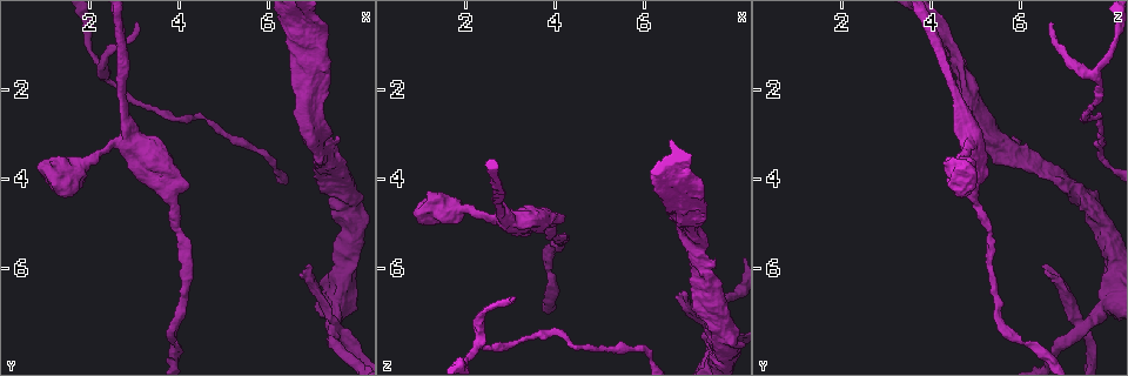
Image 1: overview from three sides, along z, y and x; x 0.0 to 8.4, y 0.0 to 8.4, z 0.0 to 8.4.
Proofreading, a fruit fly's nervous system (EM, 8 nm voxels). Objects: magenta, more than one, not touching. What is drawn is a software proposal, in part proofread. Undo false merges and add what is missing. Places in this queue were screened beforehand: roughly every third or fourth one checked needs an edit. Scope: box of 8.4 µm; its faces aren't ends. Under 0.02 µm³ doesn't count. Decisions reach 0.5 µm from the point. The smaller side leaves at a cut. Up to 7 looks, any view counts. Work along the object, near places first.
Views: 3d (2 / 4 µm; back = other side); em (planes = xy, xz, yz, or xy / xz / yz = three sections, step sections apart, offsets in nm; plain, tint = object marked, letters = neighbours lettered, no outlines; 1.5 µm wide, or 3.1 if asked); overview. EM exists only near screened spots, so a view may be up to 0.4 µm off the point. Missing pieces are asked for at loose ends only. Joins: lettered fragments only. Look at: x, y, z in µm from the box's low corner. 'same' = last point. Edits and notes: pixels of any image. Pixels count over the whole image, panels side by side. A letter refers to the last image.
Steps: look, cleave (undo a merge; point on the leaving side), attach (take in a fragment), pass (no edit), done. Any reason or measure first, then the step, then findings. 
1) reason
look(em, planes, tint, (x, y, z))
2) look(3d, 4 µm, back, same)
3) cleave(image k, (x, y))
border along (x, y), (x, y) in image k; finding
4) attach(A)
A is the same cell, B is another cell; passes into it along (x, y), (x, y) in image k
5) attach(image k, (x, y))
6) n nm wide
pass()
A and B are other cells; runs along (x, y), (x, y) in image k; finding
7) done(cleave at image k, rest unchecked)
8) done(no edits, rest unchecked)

a fork
look(em, planes, tint, (2.30, 1.70, 7.65))

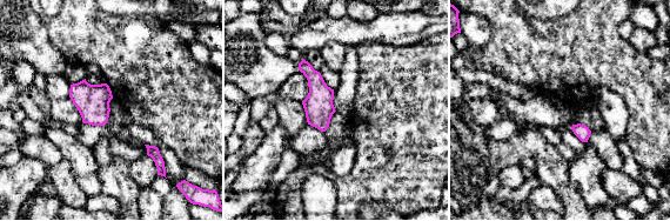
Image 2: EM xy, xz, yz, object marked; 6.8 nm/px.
what lies round it
look(em, planes, letters, same)

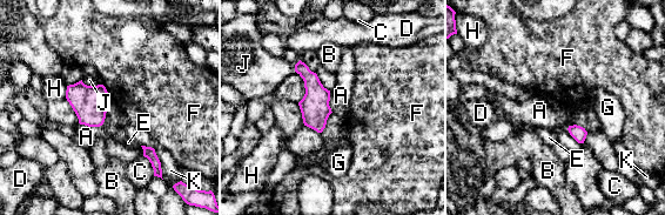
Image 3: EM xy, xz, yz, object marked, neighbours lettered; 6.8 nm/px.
200 nm wide
pass()
A, B, C, D, E, F, G, H, J and K are other cells; all the same neuron

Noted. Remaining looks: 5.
stops while still wide
look(3d, 4 µm, (7.10, 4.10, 6.75))

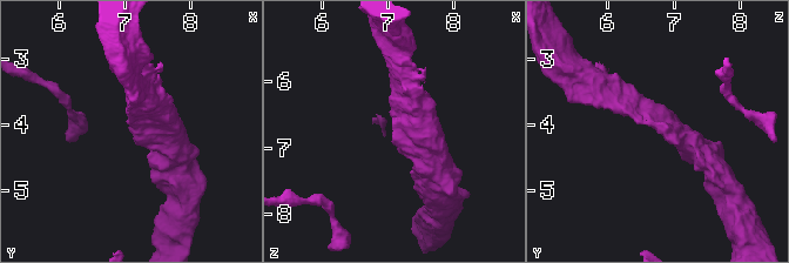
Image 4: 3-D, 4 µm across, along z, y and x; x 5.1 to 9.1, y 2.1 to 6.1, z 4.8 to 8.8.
look(em, planes, tint, (7.10, 4.05, 6.80))

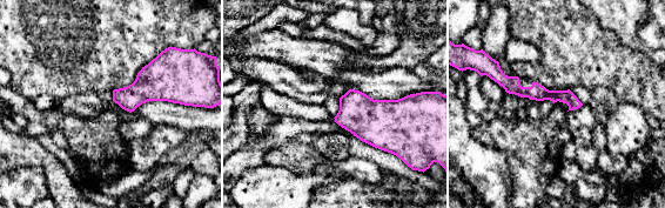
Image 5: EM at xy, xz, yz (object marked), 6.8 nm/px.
what lies round it
look(em, planes, letters, same)

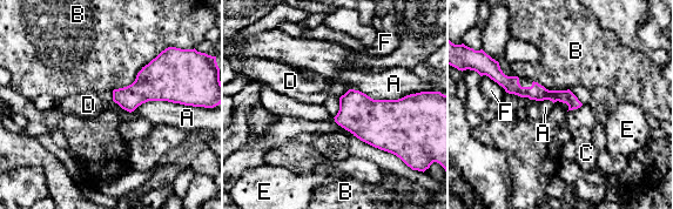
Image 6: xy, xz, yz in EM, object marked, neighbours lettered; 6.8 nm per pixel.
pass()
A, B, C, D, E and F are other cells; border along (113, 100), (196, 107) in image 6; no lettered fragment goes on from it

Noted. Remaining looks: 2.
done(no edits, rest unchecked)

